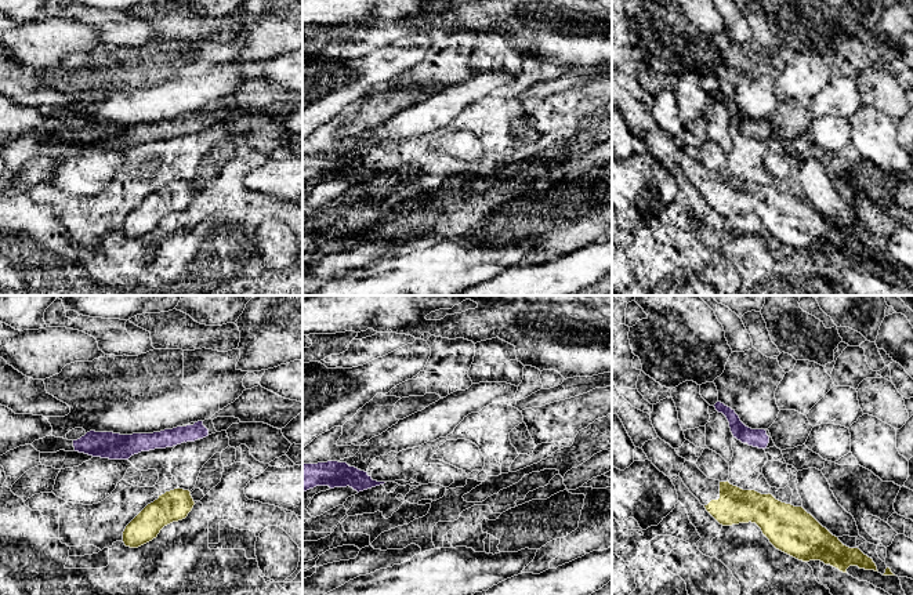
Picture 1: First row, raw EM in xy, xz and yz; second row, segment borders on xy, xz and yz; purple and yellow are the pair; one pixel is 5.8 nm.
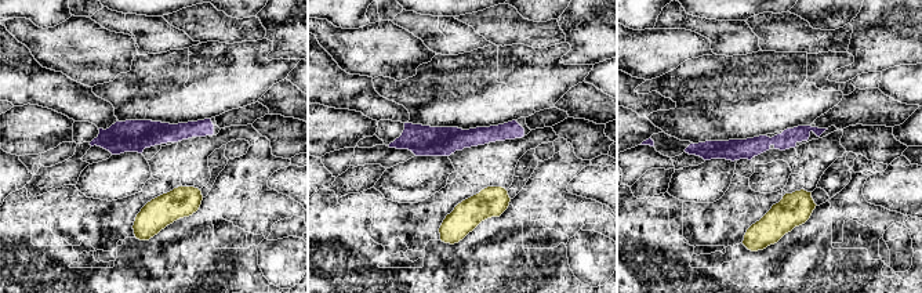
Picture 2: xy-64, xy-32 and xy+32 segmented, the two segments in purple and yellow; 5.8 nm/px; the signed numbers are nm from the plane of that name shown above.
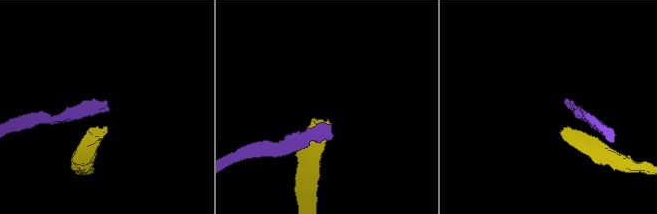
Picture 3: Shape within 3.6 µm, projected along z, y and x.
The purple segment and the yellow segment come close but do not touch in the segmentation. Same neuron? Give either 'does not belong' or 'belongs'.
does not belong

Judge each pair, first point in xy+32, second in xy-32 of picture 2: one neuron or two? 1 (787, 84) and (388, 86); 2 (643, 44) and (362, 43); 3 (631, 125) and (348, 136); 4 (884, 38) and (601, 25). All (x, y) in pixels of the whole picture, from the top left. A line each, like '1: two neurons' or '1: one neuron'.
1: one neuron
2: one neuron
3: one neuron
4: one neuron

